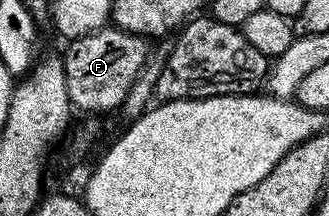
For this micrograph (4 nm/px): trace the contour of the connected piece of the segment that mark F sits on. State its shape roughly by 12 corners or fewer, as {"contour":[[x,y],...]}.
{"contour":[[106,25],[64,44],[78,112],[124,108],[150,40]]}

